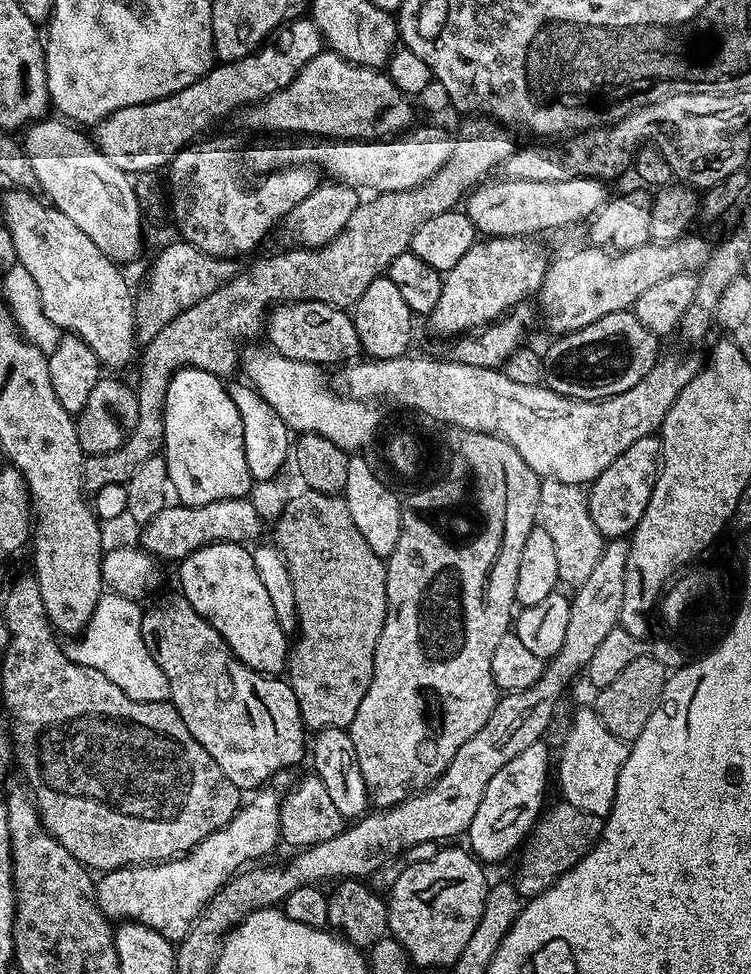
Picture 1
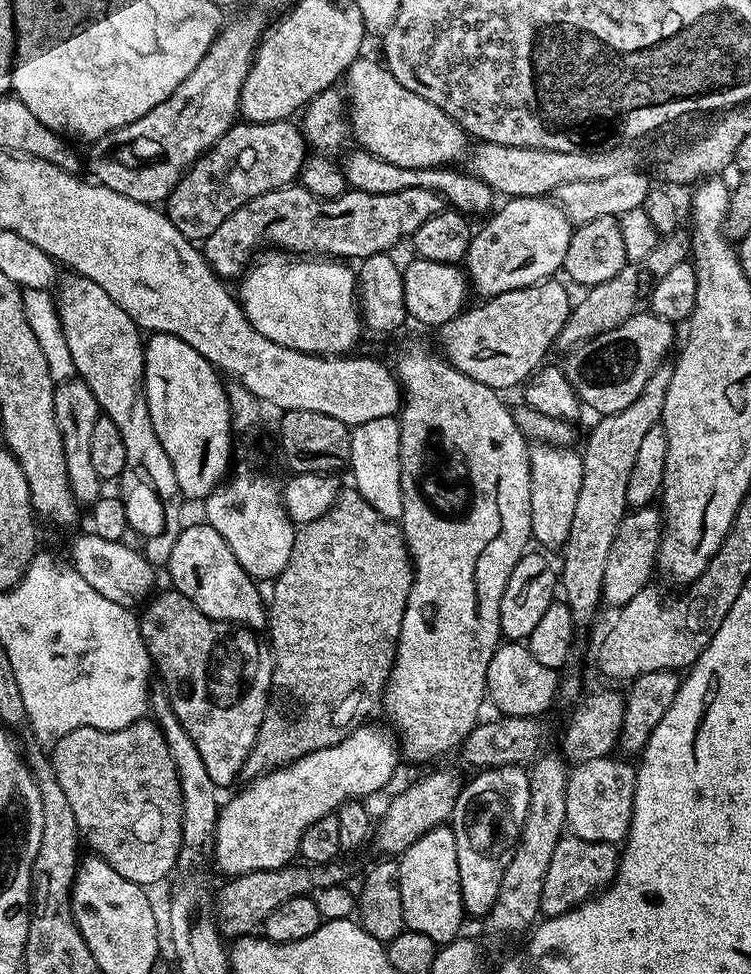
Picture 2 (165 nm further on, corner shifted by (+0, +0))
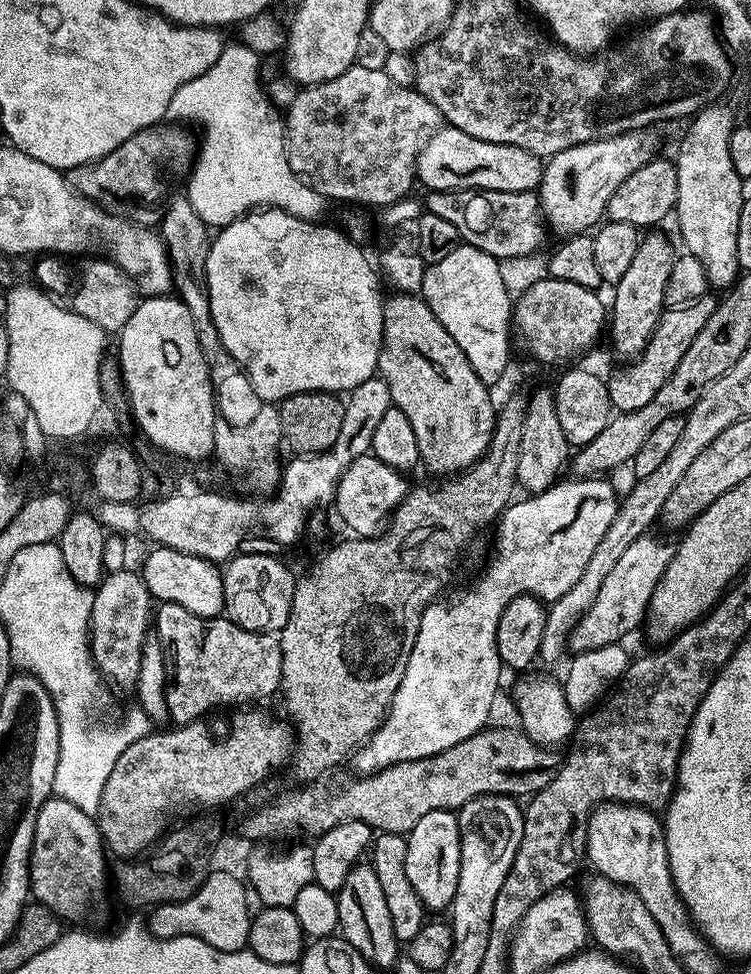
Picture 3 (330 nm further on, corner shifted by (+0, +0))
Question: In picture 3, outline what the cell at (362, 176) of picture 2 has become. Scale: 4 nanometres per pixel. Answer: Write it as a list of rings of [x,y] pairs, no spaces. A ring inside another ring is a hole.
[[[458,188],[429,191],[427,195],[427,211],[451,222],[463,243],[472,244],[478,250],[486,250],[486,254],[501,262],[512,260],[515,256],[528,256],[544,244],[546,221],[536,192],[485,192],[475,188]]]

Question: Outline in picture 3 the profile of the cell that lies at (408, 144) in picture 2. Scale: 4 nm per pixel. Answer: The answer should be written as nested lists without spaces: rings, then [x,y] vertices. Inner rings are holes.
[[[440,126],[420,145],[420,152],[416,155],[416,180],[424,183],[425,189],[434,192],[458,188],[475,188],[485,192],[536,192],[544,165],[545,161],[530,150],[488,142],[457,128]]]

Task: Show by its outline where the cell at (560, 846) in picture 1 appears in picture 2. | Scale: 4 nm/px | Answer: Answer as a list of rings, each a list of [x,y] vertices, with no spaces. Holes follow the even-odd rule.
[[[571,834],[561,836],[550,866],[546,866],[546,878],[542,882],[540,911],[545,917],[561,916],[573,908],[591,900],[601,890],[607,889],[616,879],[618,852],[613,845],[588,842]]]

